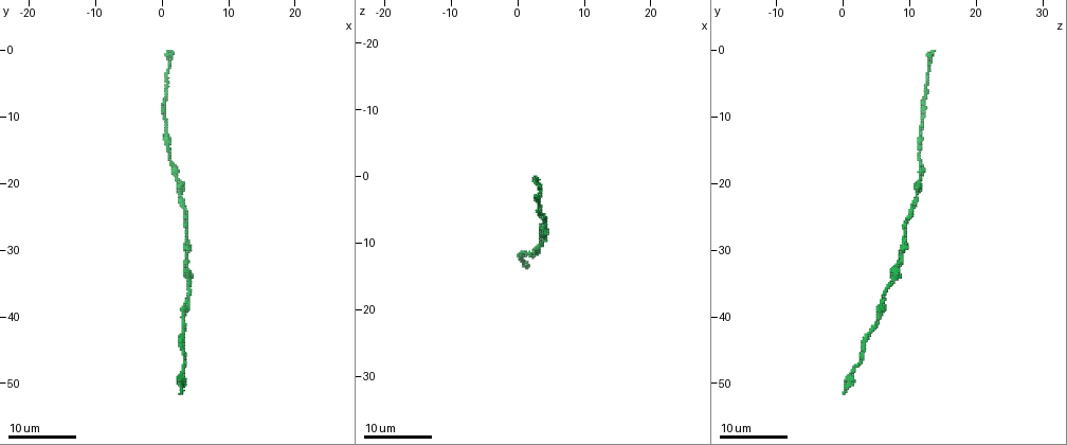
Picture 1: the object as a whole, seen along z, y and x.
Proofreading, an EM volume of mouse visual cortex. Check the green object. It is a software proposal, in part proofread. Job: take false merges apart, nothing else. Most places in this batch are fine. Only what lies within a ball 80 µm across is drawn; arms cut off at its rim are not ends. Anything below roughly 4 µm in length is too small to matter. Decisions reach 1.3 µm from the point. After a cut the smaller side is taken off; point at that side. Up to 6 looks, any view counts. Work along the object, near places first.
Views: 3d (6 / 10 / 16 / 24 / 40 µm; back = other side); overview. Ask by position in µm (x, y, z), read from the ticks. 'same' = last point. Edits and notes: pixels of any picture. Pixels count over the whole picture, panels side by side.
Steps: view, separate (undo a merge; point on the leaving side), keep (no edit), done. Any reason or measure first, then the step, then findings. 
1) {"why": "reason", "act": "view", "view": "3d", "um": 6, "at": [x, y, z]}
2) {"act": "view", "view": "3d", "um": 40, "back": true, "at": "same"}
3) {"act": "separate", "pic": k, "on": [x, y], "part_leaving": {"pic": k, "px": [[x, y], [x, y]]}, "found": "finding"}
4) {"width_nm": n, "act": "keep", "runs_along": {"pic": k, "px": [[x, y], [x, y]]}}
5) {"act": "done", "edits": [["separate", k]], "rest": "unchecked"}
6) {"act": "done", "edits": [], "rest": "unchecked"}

{"act": "view", "view": "3d", "um": 16, "at": [3.5, 26.5, 9.0]}

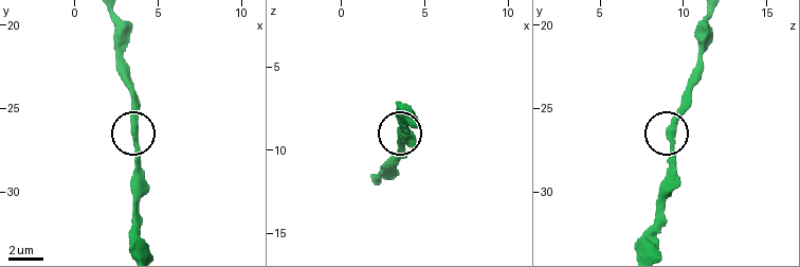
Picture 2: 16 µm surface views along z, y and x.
{"act": "view", "view": "3d", "um": 6, "at": [3.6, 26.6, 9.2]}

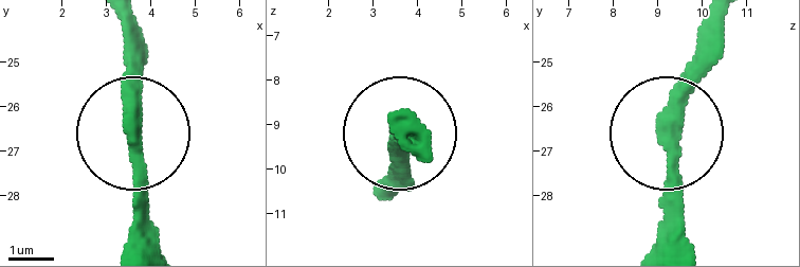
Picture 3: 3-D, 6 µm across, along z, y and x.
{"act": "view", "view": "3d", "um": 6, "back": true, "at": [3.60, 26.65, 9.20]}

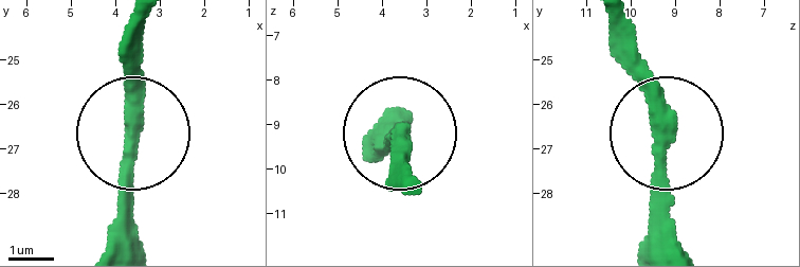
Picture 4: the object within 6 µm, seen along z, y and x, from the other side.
{"act": "keep", "runs_along": {"pic": 4, "px": [[133, 130], [133, 23]]}, "found": "continuous, no second neuron"}

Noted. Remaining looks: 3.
{"why": "thick turns thin", "act": "view", "view": "3d", "um": 16, "at": [0.5, 12.5, 11.5]}

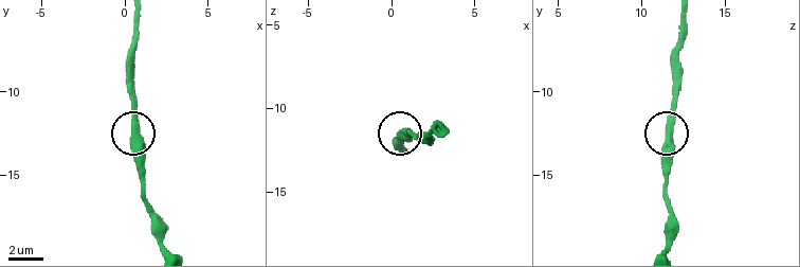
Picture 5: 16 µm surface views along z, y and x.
{"act": "view", "view": "3d", "um": 10, "at": [0.7, 12.5, 11.6]}

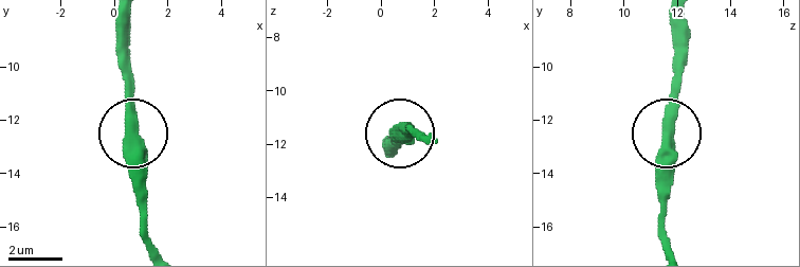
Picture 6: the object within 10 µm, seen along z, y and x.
{"width_nm": 480, "act": "keep", "runs_along": {"pic": 6, "px": [[152, 247], [142, 144], [128, 96], [128, 45]]}, "found": "all the same neuron"}

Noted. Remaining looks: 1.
{"act": "done", "edits": [], "rest": "unchecked"}

